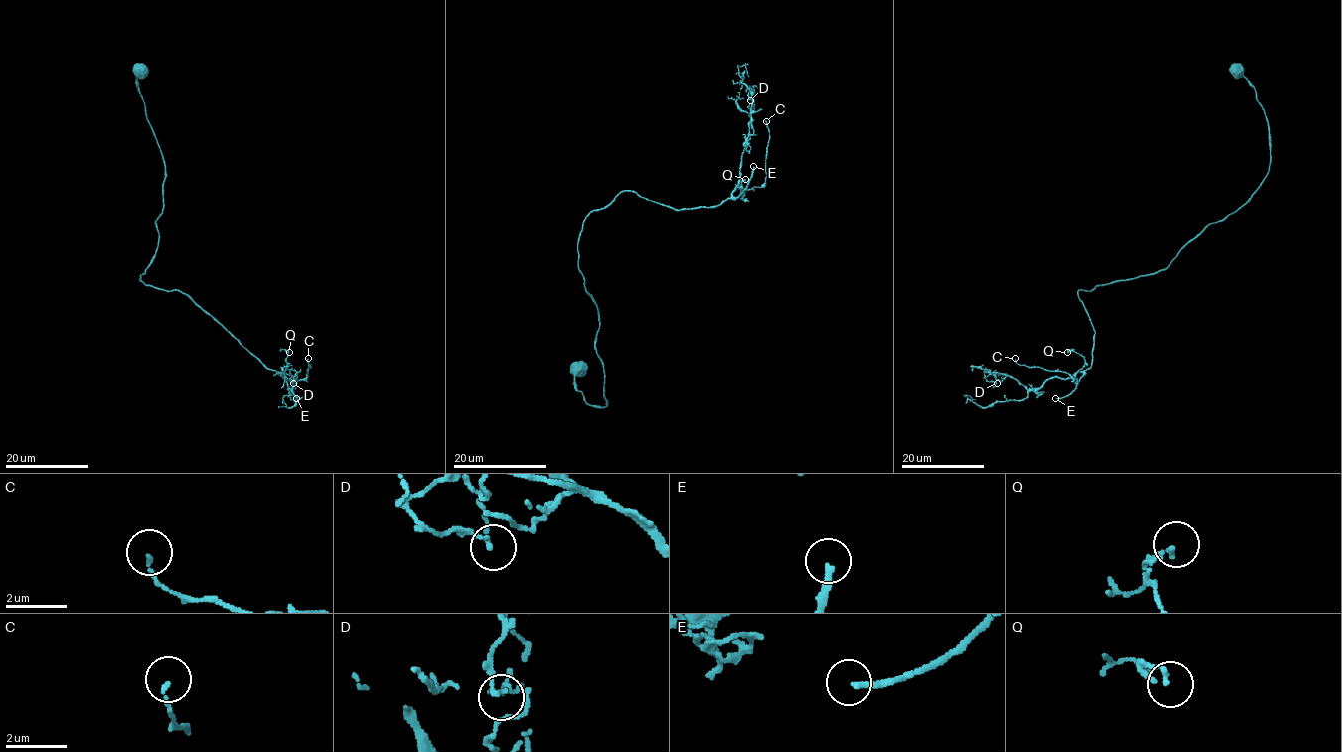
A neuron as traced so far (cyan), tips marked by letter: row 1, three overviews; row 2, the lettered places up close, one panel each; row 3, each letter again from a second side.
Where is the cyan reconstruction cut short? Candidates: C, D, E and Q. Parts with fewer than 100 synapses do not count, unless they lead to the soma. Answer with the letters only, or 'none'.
E

